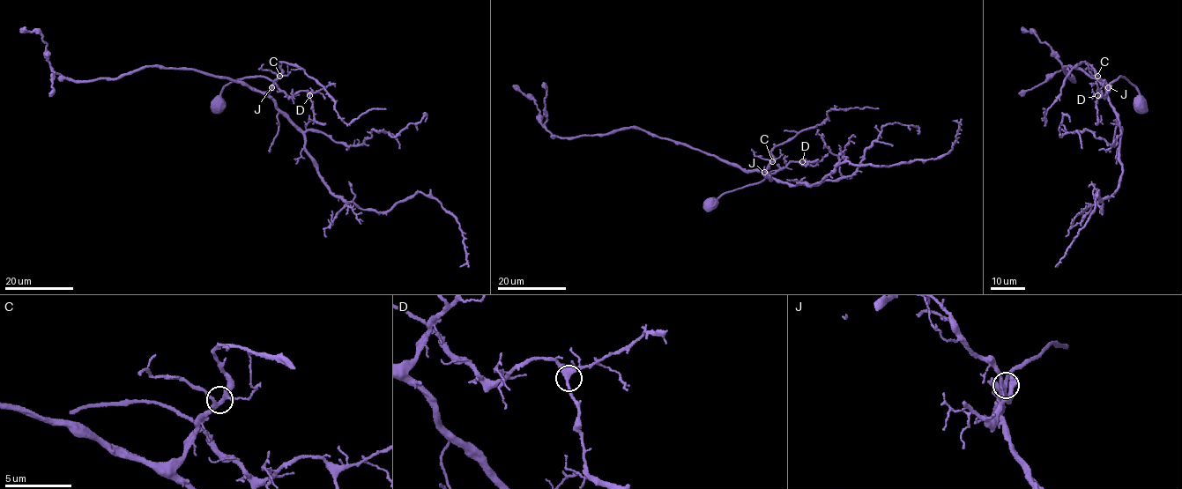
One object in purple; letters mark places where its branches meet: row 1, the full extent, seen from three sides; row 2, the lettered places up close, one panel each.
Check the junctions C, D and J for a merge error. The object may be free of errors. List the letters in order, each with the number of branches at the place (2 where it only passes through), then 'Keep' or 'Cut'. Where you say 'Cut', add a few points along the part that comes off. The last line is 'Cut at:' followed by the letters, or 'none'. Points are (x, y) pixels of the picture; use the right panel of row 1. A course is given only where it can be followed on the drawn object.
C: Branches: 4. Keep
D: Branches: 4. Keep
J: Branches: 4. Keep
Cut at: none

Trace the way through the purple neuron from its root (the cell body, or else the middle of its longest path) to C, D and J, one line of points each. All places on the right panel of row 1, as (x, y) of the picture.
C: (1141, 104), (1138, 89), (1126, 77), (1119, 77), (1106, 85), (1097, 76)
D: (1141, 104), (1138, 89), (1126, 77), (1119, 77), (1113, 81), (1103, 96), (1097, 90), (1097, 95)
J: (1141, 104), (1138, 89), (1126, 77), (1119, 77), (1108, 87)

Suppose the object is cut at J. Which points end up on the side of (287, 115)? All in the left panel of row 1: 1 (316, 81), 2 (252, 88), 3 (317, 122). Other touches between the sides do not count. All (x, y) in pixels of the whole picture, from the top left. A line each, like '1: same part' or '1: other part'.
1: same part
2: same part
3: other part

